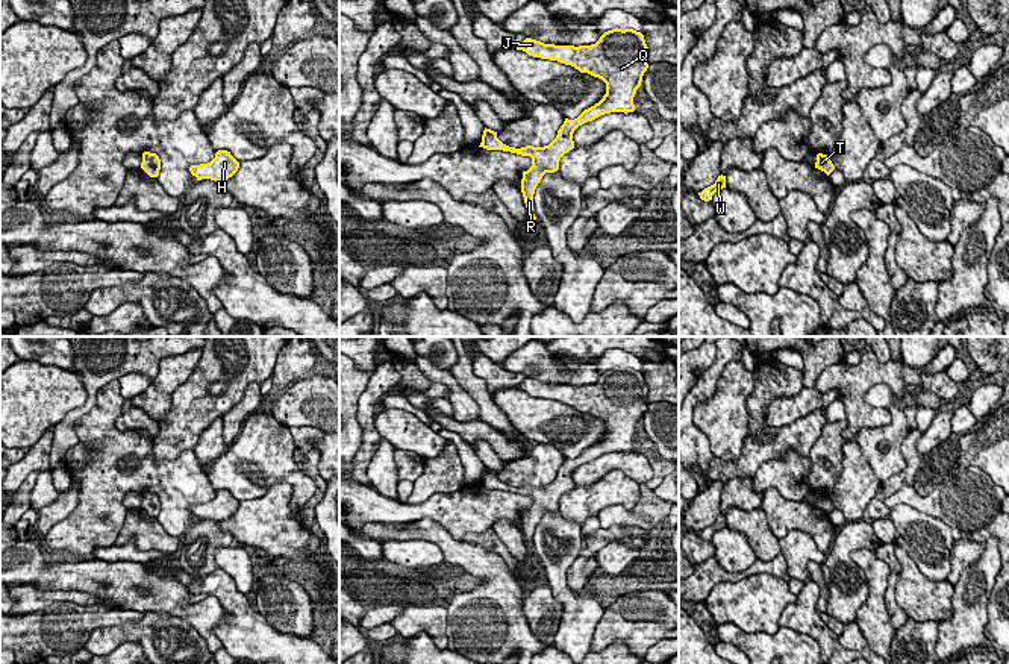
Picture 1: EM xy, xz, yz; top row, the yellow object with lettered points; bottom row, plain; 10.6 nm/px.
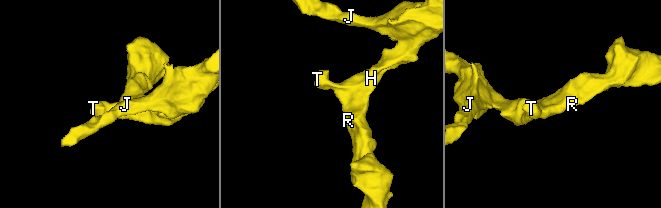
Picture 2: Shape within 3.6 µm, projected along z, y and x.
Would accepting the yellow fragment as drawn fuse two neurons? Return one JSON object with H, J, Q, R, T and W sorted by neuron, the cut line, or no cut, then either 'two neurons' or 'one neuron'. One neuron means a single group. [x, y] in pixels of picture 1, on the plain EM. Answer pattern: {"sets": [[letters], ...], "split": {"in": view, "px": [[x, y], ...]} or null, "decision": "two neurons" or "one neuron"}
{"sets": [["H", "J", "Q", "R", "T", "W"]], "split": null, "decision": "one neuron"}

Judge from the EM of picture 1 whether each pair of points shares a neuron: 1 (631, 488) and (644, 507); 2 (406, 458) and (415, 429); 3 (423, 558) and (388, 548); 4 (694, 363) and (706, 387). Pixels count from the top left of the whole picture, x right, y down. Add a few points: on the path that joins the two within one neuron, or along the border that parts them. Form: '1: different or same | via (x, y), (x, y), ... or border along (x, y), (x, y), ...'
1: different | border along (640, 484), (631, 510), (605, 508)
2: different | border along (396, 447), (412, 451), (426, 458)
3: same | via (414, 554), (397, 552)
4: different | border along (715, 352), (715, 360), (703, 373)

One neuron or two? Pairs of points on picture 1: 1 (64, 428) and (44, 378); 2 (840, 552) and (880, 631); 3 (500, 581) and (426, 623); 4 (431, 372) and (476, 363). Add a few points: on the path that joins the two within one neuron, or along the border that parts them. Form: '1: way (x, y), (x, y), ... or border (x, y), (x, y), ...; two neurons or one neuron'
1: border (88, 396), (82, 405), (70, 410), (52, 428); two neurons
2: border (858, 564), (865, 578), (867, 599), (855, 620); two neurons
3: border (446, 608), (447, 634); two neurons
4: border (449, 369), (470, 397); two neurons

